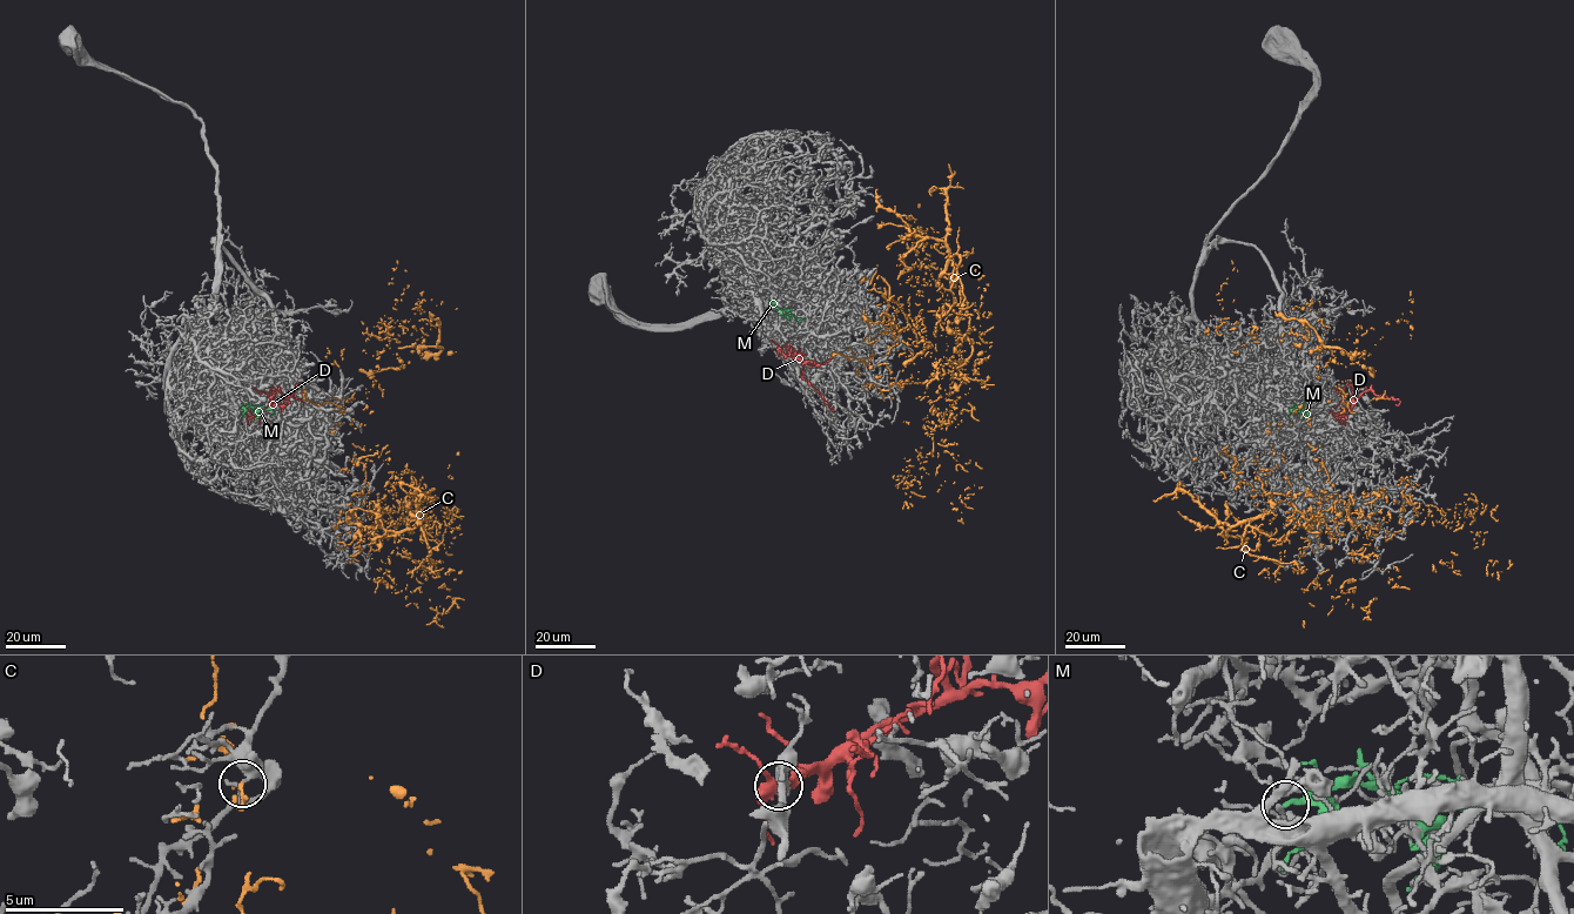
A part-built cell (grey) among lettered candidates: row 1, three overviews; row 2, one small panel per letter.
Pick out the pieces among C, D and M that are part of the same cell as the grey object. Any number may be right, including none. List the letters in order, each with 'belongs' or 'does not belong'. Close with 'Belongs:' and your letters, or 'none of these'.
C: does not belong
D: does not belong
M: does not belong
Belongs: none of these

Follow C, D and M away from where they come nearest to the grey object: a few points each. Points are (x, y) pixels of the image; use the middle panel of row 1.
C: (899, 335), (946, 300), (957, 317), (966, 377), (919, 461), (973, 494), (981, 469), (937, 443)
D: (779, 348), (804, 362), (804, 378), (833, 410), (833, 407)
M: (768, 303), (804, 318), (801, 320)

